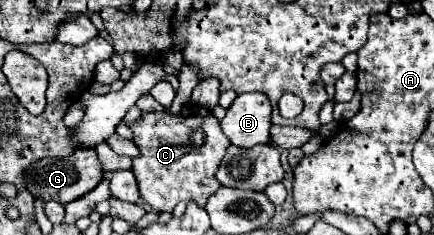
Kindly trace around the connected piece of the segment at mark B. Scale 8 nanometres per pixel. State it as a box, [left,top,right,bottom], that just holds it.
[221,93,271,149]

